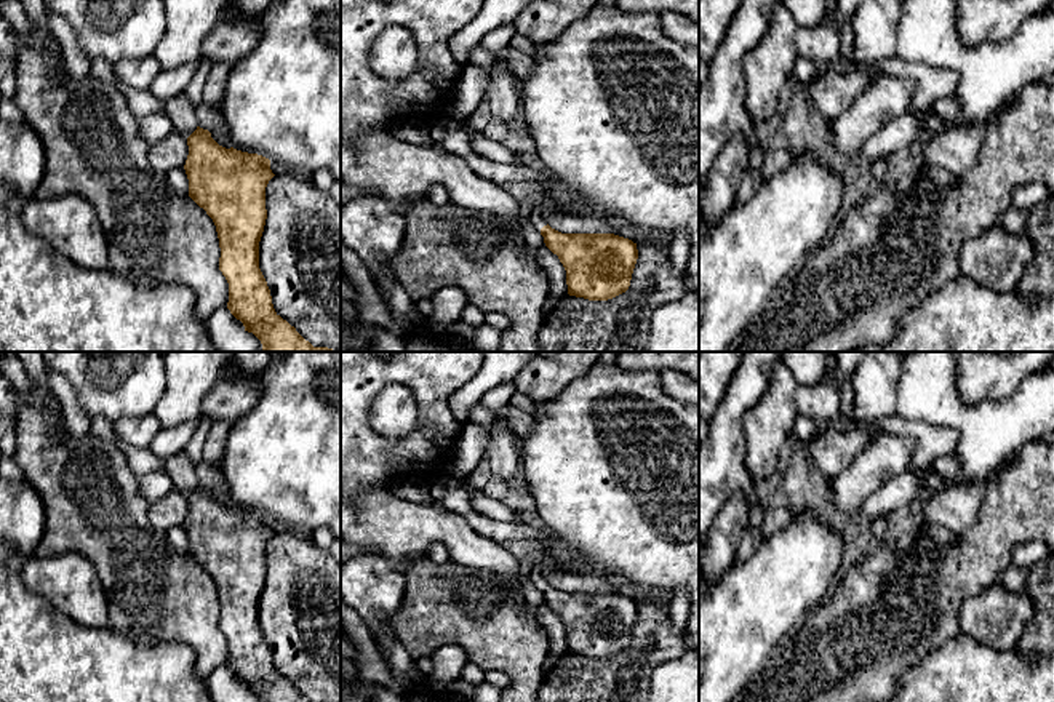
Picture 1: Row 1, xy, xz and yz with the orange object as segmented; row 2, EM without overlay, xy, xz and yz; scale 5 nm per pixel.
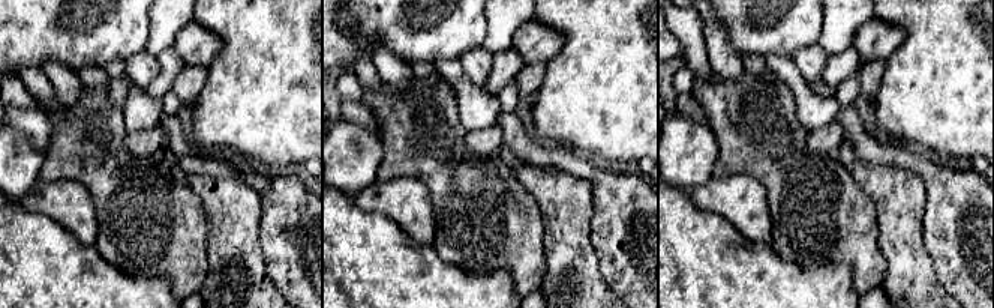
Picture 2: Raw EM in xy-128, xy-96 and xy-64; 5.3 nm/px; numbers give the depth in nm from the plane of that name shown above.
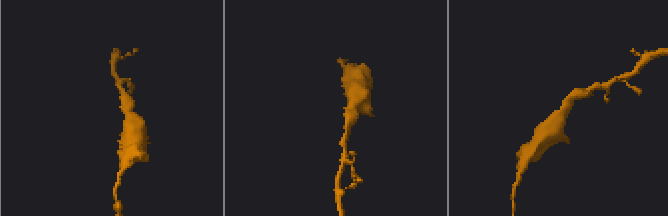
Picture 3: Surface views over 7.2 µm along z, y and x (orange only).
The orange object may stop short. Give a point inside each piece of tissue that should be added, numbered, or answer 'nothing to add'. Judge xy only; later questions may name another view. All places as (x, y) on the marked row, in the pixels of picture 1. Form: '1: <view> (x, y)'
nothing to add

